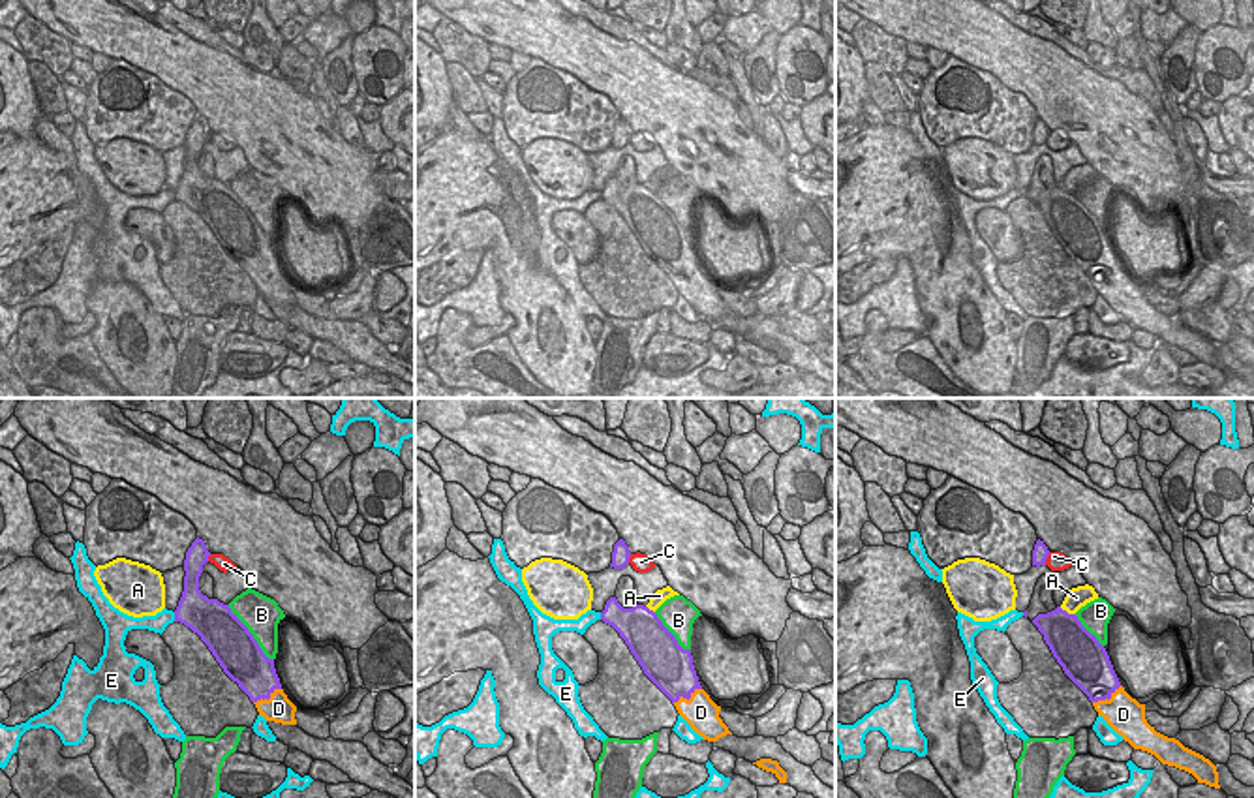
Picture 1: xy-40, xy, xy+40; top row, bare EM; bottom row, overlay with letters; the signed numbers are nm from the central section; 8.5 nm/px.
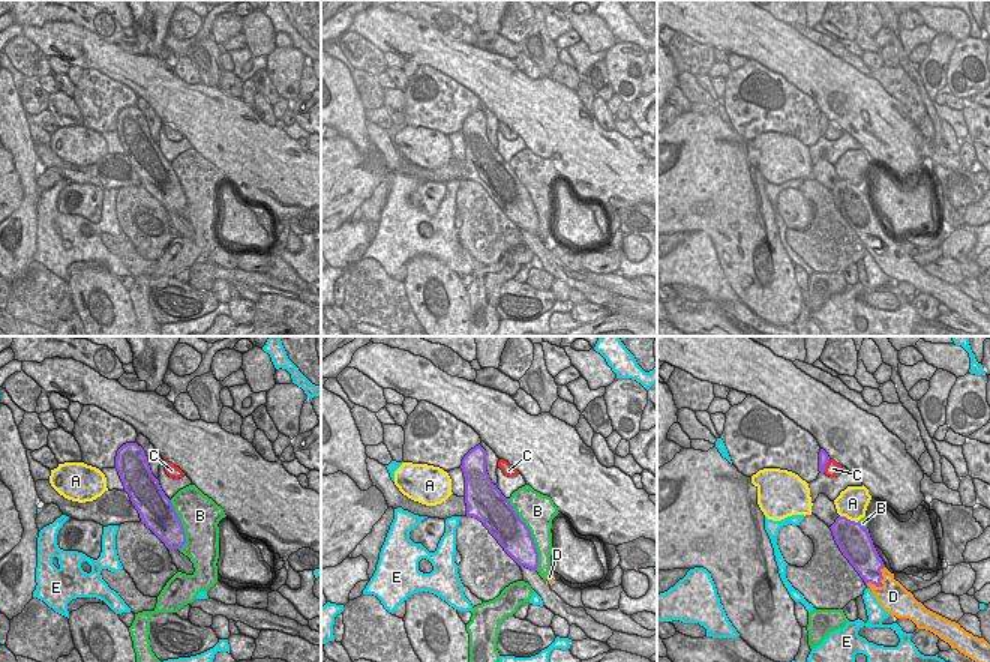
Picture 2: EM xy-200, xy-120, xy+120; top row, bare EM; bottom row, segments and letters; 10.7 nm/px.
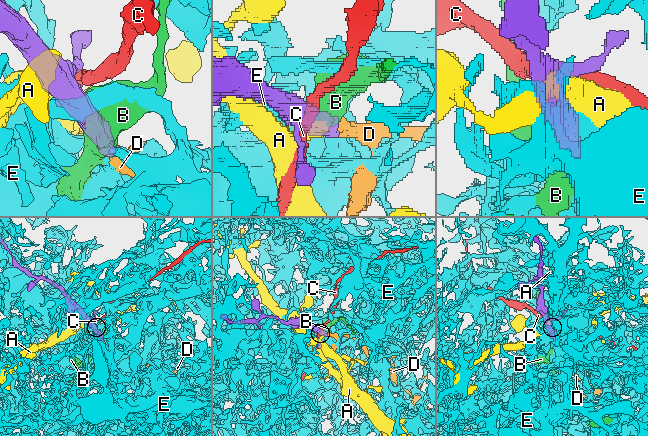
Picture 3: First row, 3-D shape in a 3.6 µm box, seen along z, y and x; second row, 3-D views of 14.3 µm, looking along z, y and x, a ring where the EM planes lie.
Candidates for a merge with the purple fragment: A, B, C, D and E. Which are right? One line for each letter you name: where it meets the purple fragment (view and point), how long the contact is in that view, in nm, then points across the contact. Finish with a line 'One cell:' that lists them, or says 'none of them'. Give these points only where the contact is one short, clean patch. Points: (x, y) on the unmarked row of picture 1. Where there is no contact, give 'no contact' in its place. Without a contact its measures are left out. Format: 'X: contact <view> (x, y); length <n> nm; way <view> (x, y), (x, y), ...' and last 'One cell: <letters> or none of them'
D: contact xy (686, 276); length 280 nm; way xy (672, 252), (686, 276), (701, 291)
One cell: D

